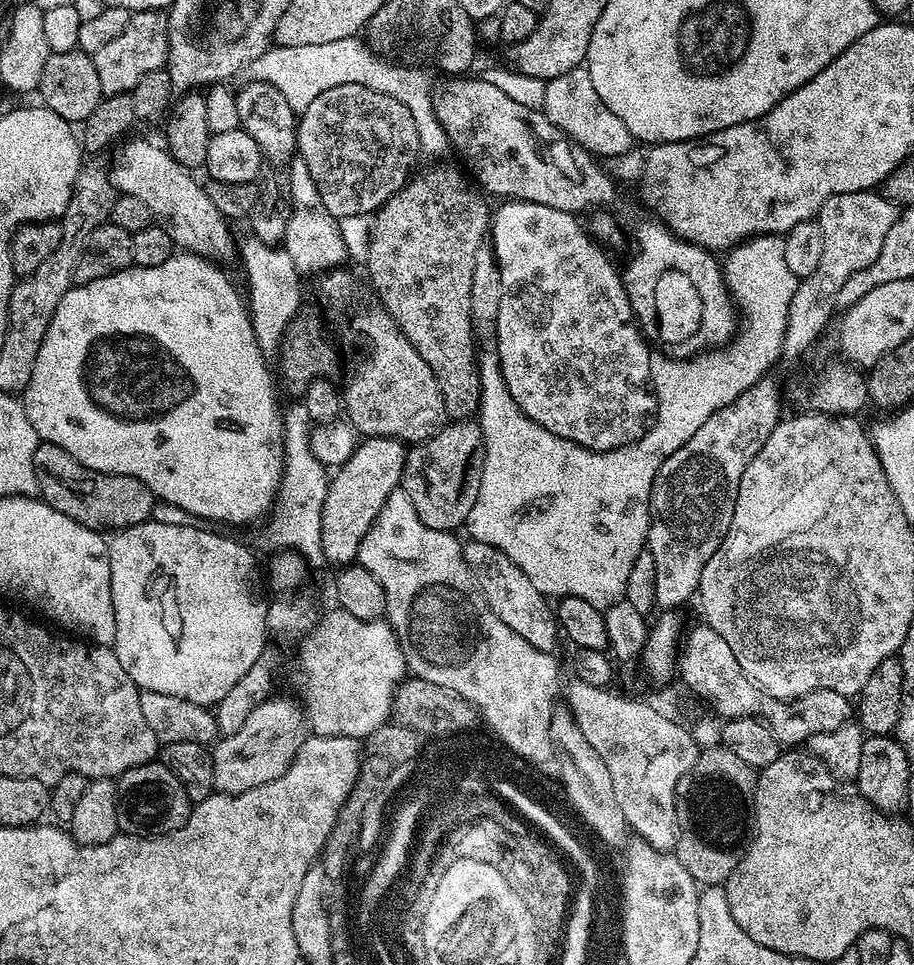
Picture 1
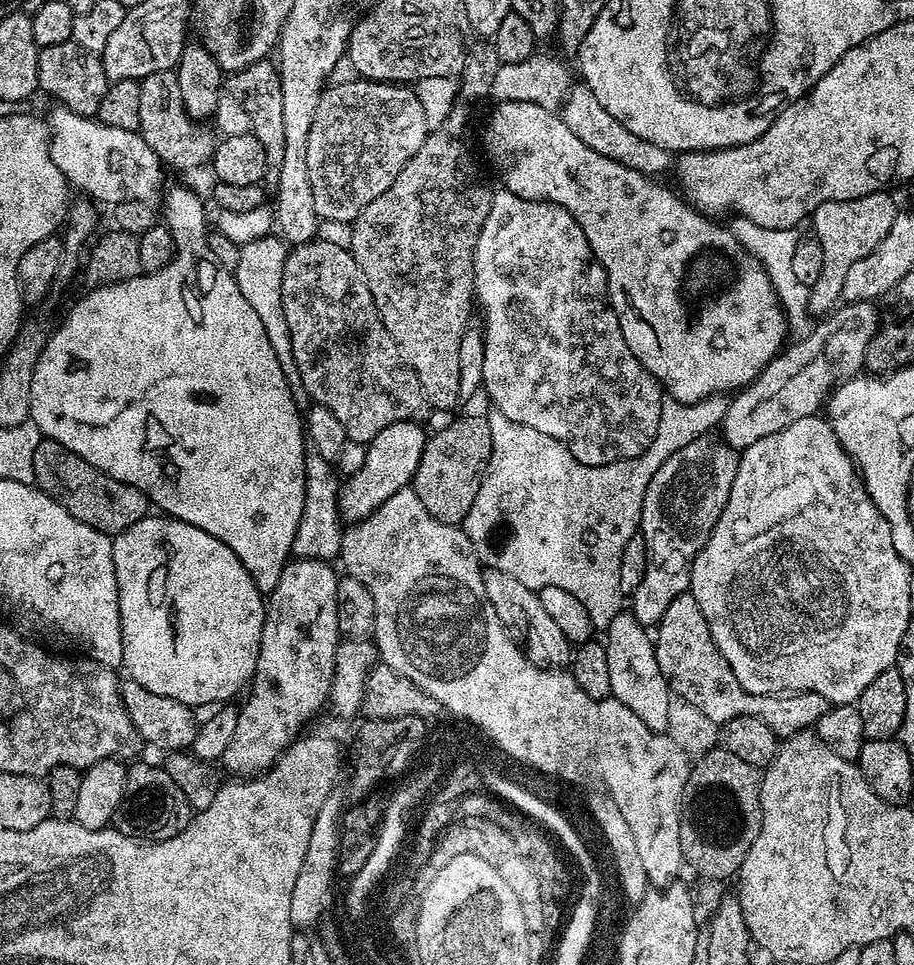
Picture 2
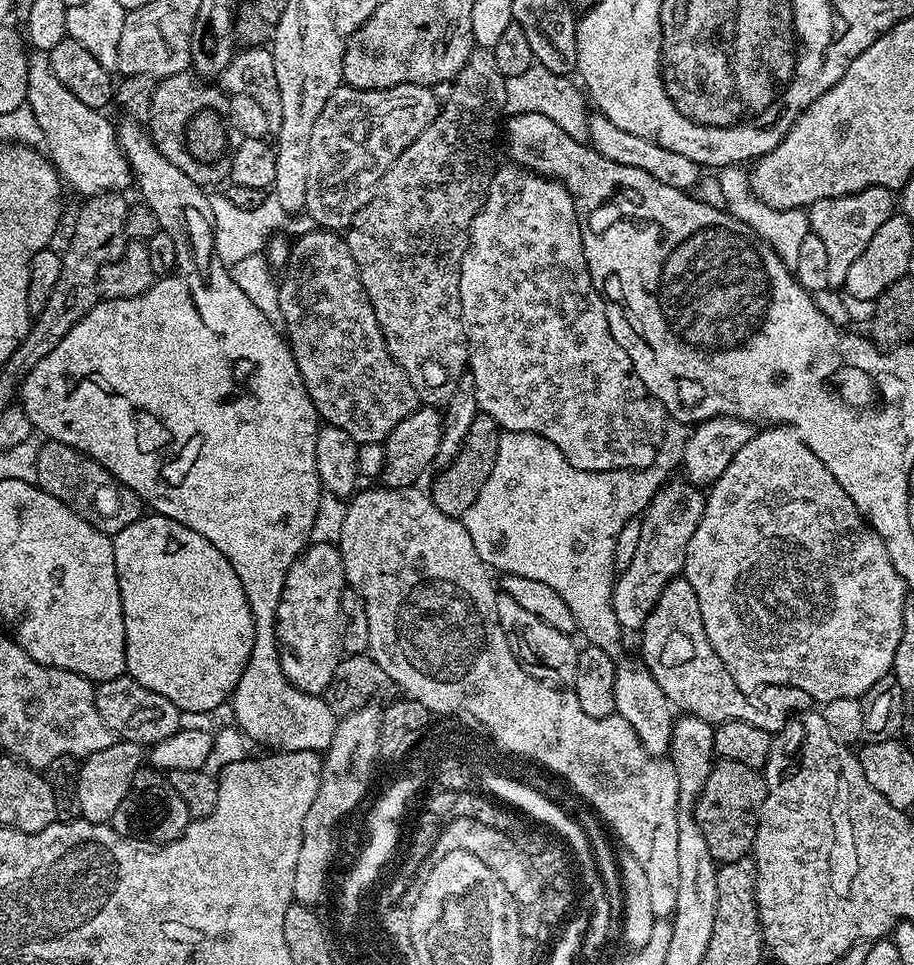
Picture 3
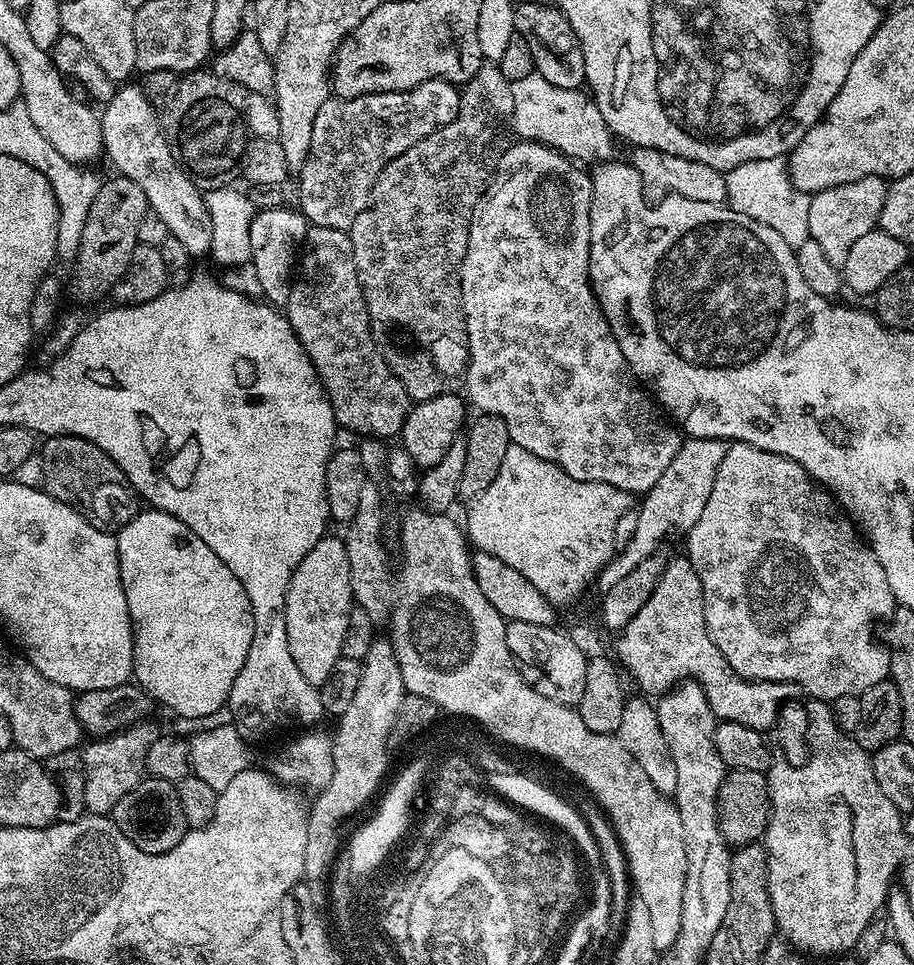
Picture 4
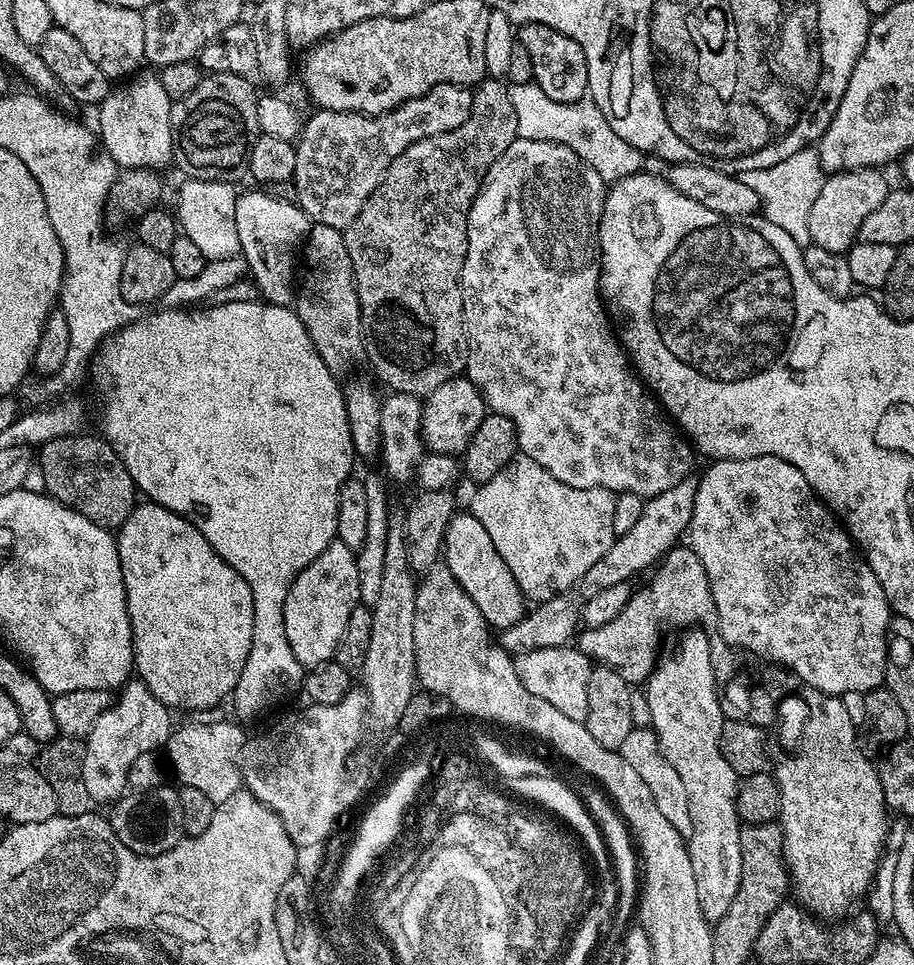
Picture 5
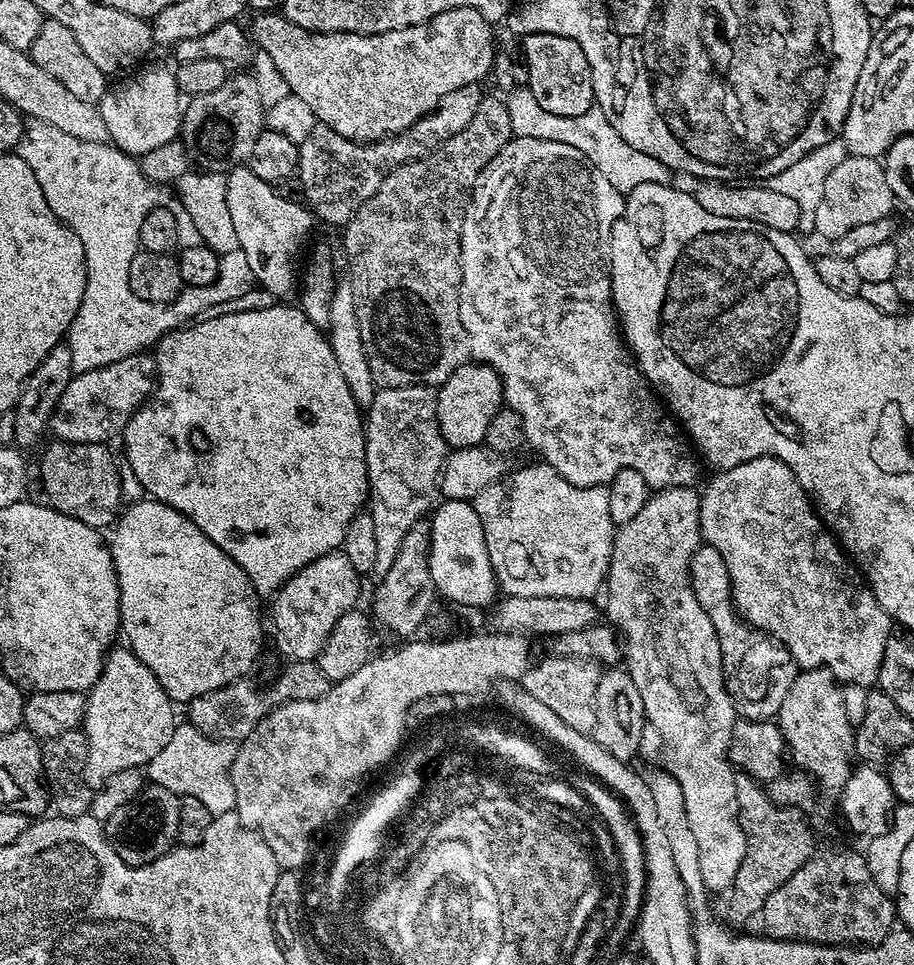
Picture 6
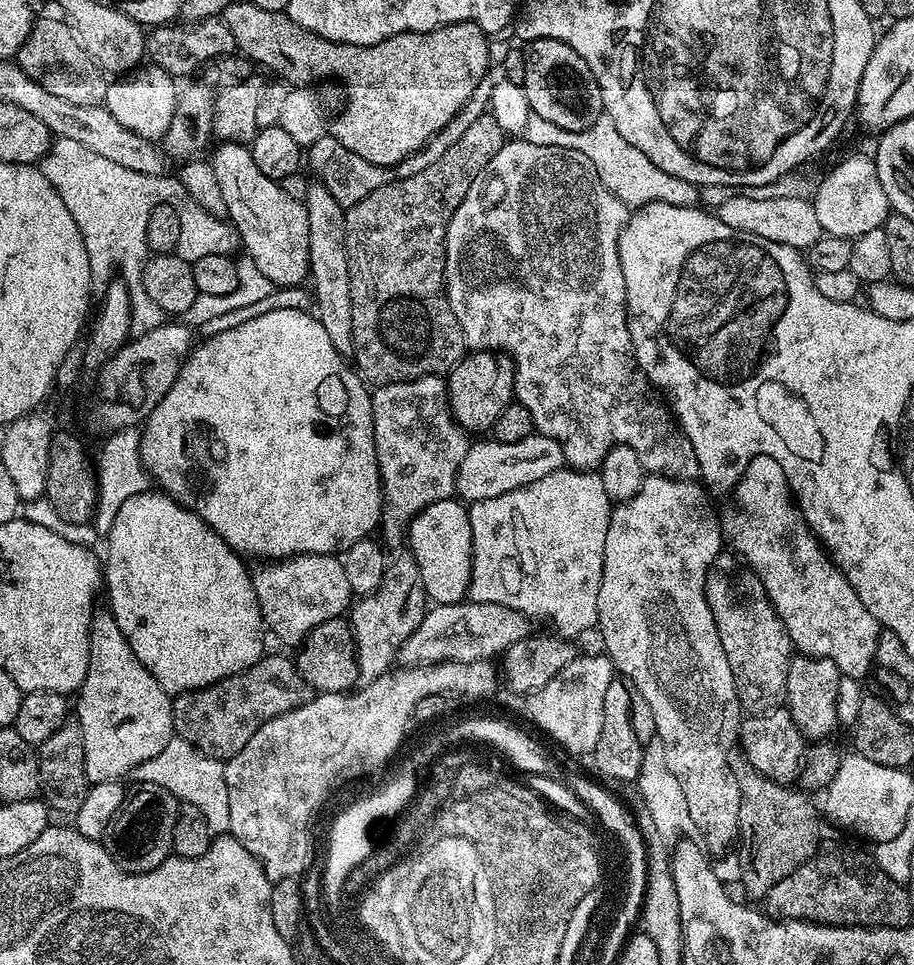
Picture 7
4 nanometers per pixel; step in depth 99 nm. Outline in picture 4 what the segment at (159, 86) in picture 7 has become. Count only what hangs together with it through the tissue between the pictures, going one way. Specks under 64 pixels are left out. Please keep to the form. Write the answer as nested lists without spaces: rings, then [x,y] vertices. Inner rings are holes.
[[[128,86],[117,87],[114,98],[110,98],[108,103],[103,105],[98,116],[100,133],[104,143],[103,155],[106,160],[108,156],[109,162],[116,167],[113,169],[119,175],[130,178],[134,182],[138,182],[138,186],[142,186],[142,191],[148,199],[150,211],[158,214],[158,218],[162,218],[162,222],[166,222],[168,235],[178,238],[178,242],[182,242],[182,246],[186,246],[189,257],[207,257],[211,250],[211,222],[204,205],[201,189],[197,188],[195,182],[184,173],[184,167],[174,158],[174,154],[164,137],[164,128],[160,125],[160,112],[157,105],[148,99],[143,87],[124,87]]]

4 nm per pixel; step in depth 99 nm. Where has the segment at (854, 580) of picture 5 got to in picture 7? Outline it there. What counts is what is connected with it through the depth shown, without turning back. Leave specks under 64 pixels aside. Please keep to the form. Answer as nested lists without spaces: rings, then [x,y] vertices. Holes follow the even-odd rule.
[[[755,456],[740,475],[734,498],[737,508],[722,520],[727,543],[733,544],[731,547],[735,555],[743,558],[762,582],[770,602],[776,607],[777,618],[786,626],[793,649],[805,656],[828,656],[840,667],[843,675],[867,677],[876,659],[876,643],[882,631],[880,623],[872,617],[870,610],[866,610],[854,586],[850,586],[832,557],[825,552],[824,545],[804,521],[804,515],[792,499],[782,466],[778,466],[778,462],[769,456]]]

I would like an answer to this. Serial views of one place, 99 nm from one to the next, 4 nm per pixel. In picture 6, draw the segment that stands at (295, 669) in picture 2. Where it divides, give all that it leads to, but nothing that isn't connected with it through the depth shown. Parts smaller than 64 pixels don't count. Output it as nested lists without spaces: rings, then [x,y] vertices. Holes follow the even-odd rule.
[[[337,550],[326,554],[322,558],[318,558],[314,562],[310,562],[302,570],[295,572],[285,584],[276,591],[275,596],[271,597],[270,604],[272,604],[272,620],[270,616],[270,624],[276,627],[276,632],[278,635],[284,639],[284,644],[288,647],[289,657],[292,660],[316,660],[320,655],[322,646],[326,642],[326,638],[330,638],[330,630],[334,630],[334,622],[338,622],[338,618],[342,618],[342,614],[346,614],[350,609],[357,607],[358,601],[356,599],[360,596],[360,580],[362,580],[361,573],[354,570],[354,566],[350,566],[350,562],[344,557],[343,551]]]

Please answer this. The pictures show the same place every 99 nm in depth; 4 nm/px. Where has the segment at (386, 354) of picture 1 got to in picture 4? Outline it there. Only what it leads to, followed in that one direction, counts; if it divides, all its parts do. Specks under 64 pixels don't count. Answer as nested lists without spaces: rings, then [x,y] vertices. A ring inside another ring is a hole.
[[[312,226],[304,236],[302,251],[298,256],[298,267],[291,281],[292,289],[286,305],[286,315],[298,342],[306,350],[330,406],[341,429],[349,428],[360,438],[399,437],[400,428],[408,416],[410,397],[402,382],[390,370],[382,358],[372,337],[370,318],[366,310],[366,298],[358,282],[358,270],[352,257],[352,243],[345,230],[334,230],[330,226]]]

